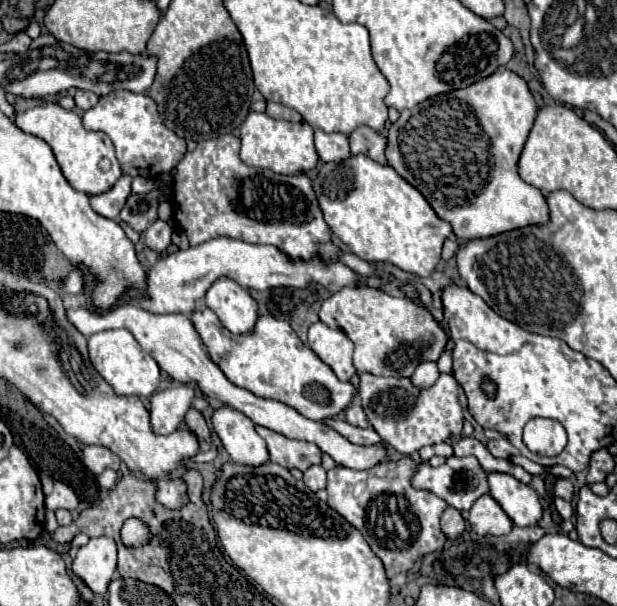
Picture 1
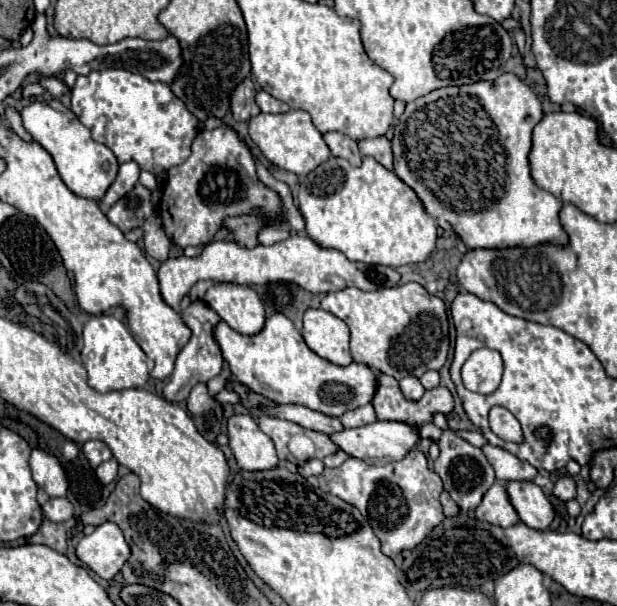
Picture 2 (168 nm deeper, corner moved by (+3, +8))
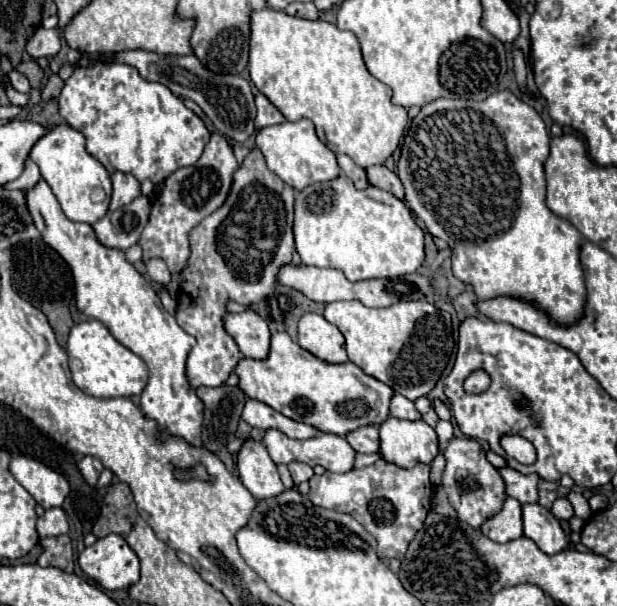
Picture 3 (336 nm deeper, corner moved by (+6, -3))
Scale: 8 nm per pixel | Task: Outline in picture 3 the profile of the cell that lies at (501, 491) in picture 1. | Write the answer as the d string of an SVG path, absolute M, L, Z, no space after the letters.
M537 503L523 505L523 531L525 537L533 539L547 555L557 555L567 549L569 537L561 529L561 523Z

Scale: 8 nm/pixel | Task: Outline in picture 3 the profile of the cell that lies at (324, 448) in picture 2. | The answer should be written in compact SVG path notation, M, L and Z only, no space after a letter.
M267 429L263 443L275 463L303 461L307 465L321 465L333 473L347 473L355 465L353 447L339 435L319 433L311 439L291 439L277 429Z

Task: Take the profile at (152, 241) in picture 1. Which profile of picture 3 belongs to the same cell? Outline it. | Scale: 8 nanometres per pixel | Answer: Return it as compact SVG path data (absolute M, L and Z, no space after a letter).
M151 259L147 263L147 275L151 277L151 281L161 283L161 285L167 285L171 281L171 273L161 259Z

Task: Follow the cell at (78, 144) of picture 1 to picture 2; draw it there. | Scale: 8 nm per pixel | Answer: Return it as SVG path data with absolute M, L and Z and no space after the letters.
M36 100L22 108L22 124L30 136L50 152L60 178L74 194L90 200L100 200L104 196L118 172L116 156L106 144L92 140L92 134L78 122L74 112L70 114L70 110L60 100Z

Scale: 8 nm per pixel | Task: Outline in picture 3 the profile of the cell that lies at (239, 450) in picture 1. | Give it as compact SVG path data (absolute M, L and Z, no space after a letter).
M249 439L243 443L237 457L237 467L243 485L257 501L277 497L285 491L275 463L271 461L265 445L259 441Z

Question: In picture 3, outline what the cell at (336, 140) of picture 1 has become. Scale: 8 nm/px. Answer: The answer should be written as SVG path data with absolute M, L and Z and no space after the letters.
M337 155L337 163L339 163L339 167L341 167L341 171L355 183L355 187L357 189L365 189L365 187L369 187L369 181L367 181L367 173L361 169L361 167L357 167L355 163L353 163L353 159L349 159L347 155Z

